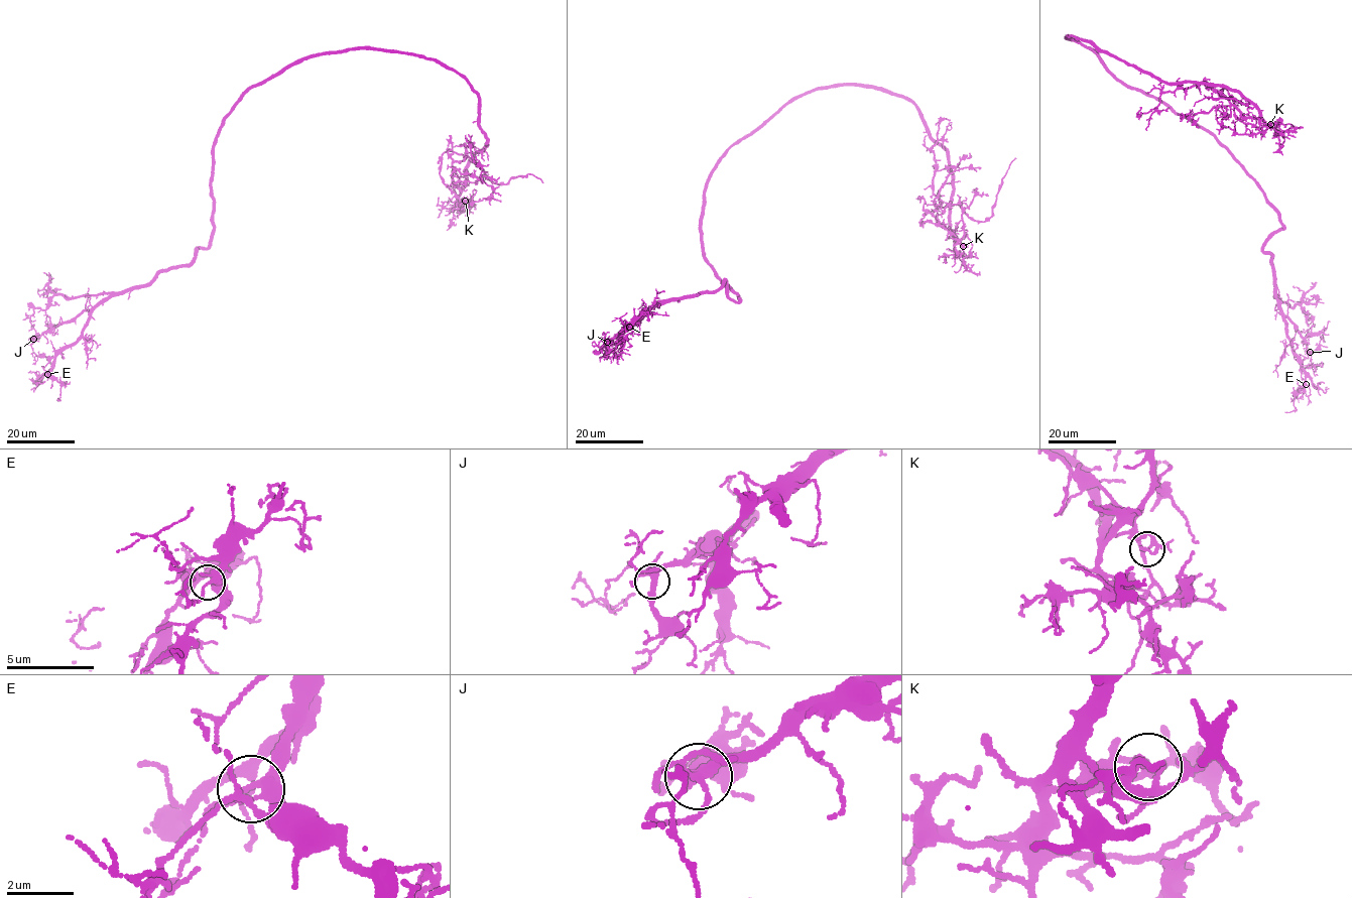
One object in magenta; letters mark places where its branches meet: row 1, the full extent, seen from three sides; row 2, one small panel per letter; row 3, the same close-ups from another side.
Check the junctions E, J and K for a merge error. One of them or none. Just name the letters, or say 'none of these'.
K

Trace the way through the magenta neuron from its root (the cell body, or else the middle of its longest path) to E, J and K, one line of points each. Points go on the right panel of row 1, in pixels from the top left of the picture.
E: (1098, 54), (1115, 79), (1208, 129), (1277, 214), (1283, 227), (1263, 250), (1270, 254), (1275, 292), (1306, 384)
J: (1098, 54), (1115, 79), (1208, 129), (1255, 180), (1283, 227), (1263, 248), (1271, 257), (1279, 306), (1310, 352)
K: (1098, 54), (1066, 38), (1089, 39), (1168, 83), (1238, 90), (1269, 124)

